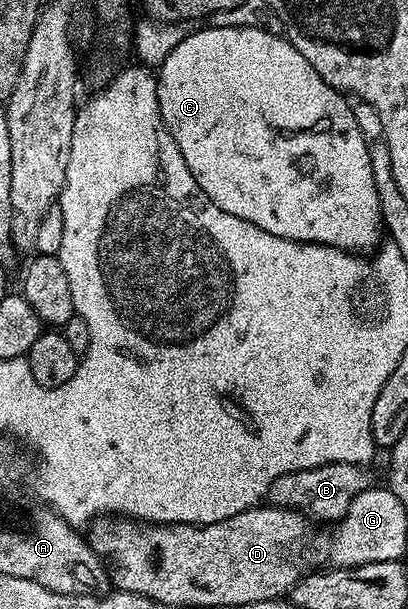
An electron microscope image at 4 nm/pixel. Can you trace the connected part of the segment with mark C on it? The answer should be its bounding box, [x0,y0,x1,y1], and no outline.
[156,26,382,252]

